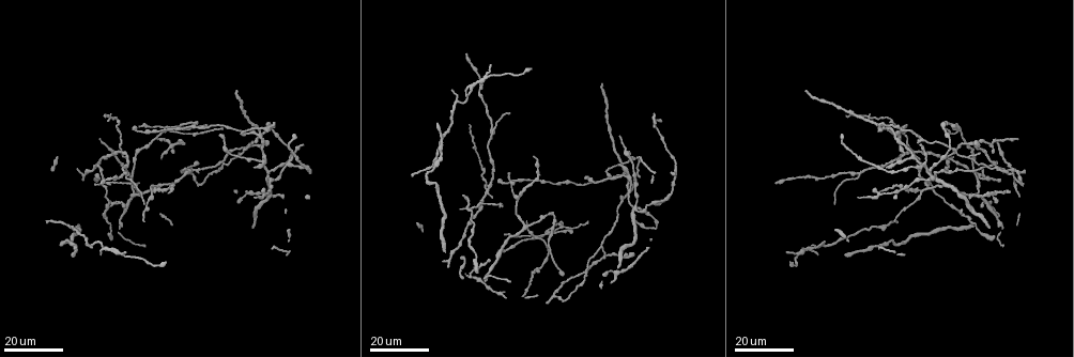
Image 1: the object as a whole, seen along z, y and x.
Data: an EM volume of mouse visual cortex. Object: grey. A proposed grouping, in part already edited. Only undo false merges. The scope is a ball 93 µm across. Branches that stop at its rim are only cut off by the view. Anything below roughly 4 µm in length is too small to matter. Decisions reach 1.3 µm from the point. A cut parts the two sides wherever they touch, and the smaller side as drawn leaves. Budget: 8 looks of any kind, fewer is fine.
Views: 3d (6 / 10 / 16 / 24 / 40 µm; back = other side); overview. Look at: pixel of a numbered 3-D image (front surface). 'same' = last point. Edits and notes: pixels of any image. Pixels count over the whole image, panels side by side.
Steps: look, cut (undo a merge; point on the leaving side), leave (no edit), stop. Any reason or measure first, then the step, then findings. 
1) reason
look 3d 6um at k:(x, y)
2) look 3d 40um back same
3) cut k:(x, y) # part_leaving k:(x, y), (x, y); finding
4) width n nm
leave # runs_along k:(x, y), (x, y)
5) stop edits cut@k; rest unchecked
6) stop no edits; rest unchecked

four or more arms meet
look 3d 24um at 1:(485, 193)

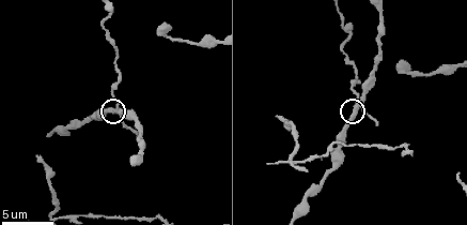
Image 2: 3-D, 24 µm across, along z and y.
zoom in
look 3d 10um at 2:(118, 112)

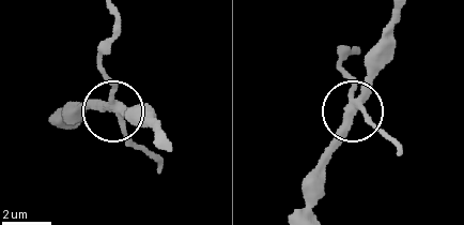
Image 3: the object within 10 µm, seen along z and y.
width 310 nm
cut 3:(128, 143) # part_leaving 3:(114, 108), (114, 86), (102, 61), (114, 12); a second neuron is stuck on

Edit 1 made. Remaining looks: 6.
looks like a crossing
look 3d 24um at 1:(116, 202)

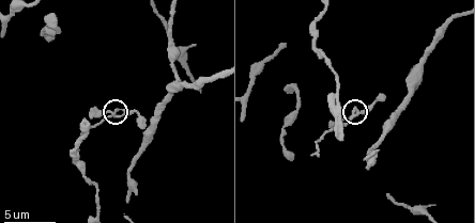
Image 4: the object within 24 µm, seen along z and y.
look 3d 10um at 4:(110, 114)

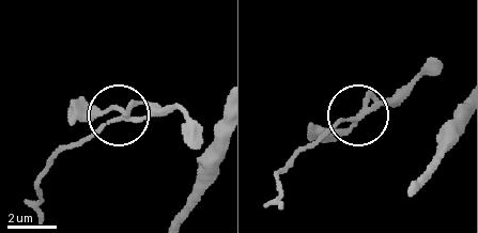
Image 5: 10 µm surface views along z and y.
arms 4
leave # continuous, no second neuron

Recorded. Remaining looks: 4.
four arms meet
look 3d 6um at 2:(293, 163)

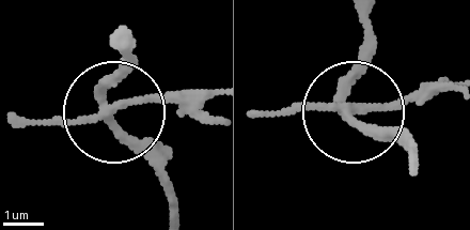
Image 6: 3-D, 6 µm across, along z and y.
width 220 nm
leave # all the same neuron

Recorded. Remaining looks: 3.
three arms meet
look 3d 16um at 1:(635, 208)

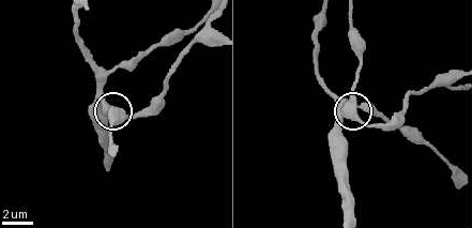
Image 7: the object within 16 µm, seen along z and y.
look 3d 10um at 7:(357, 115)

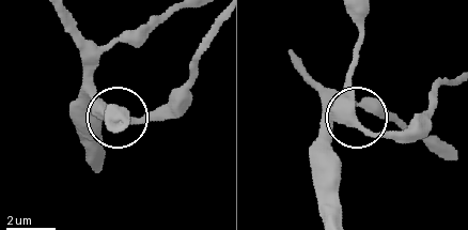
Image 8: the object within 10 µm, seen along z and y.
look 3d 6um at 8:(353, 121)

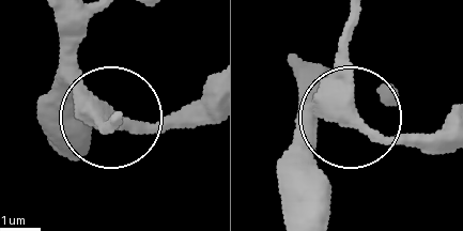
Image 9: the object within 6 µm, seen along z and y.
leave # runs_along 9:(63, 22), (110, 125); continuous, no second neuron

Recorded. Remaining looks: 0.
stop edits cut@3; rest unchecked

